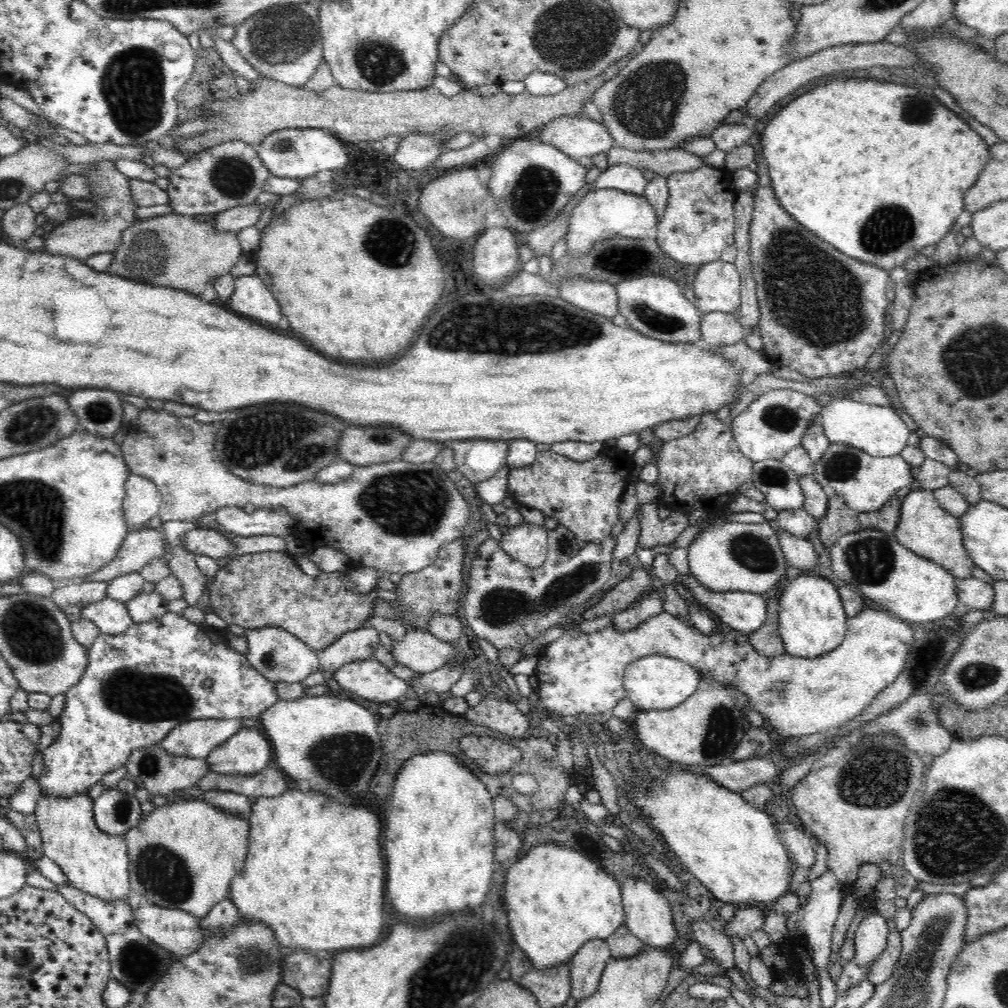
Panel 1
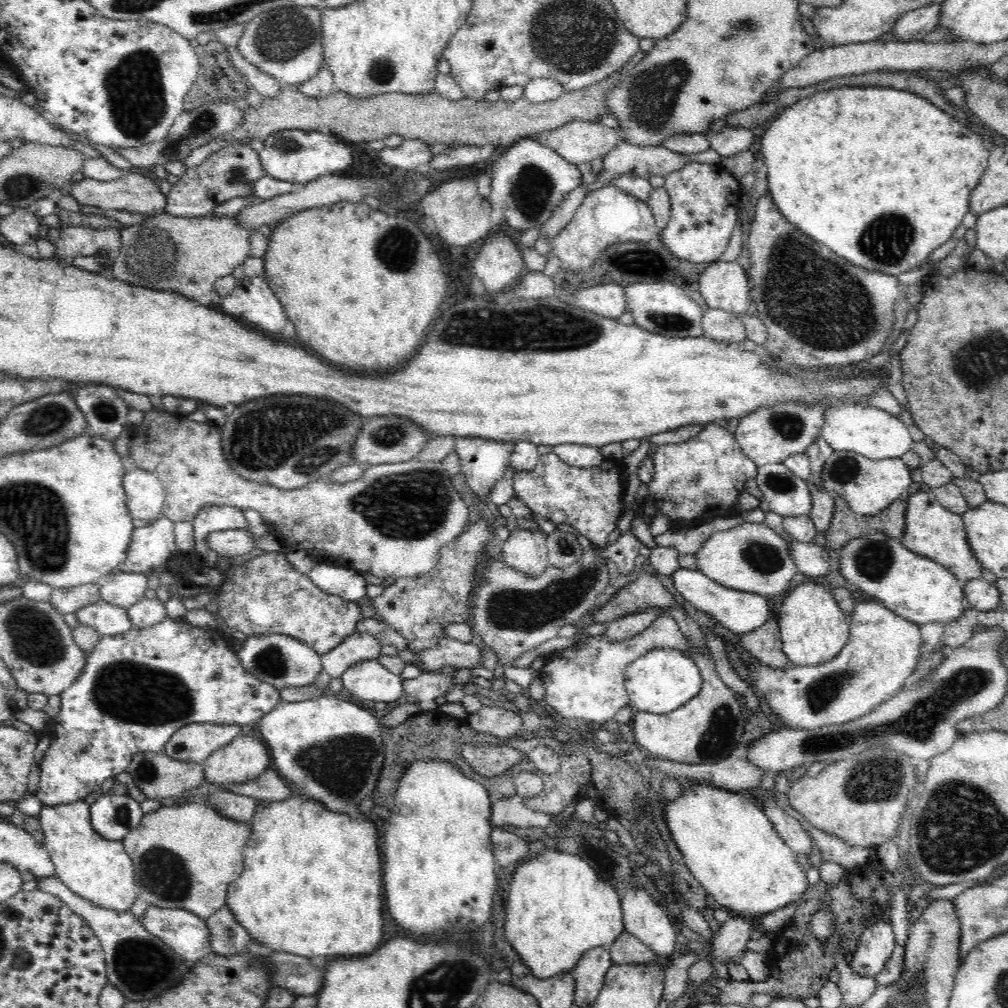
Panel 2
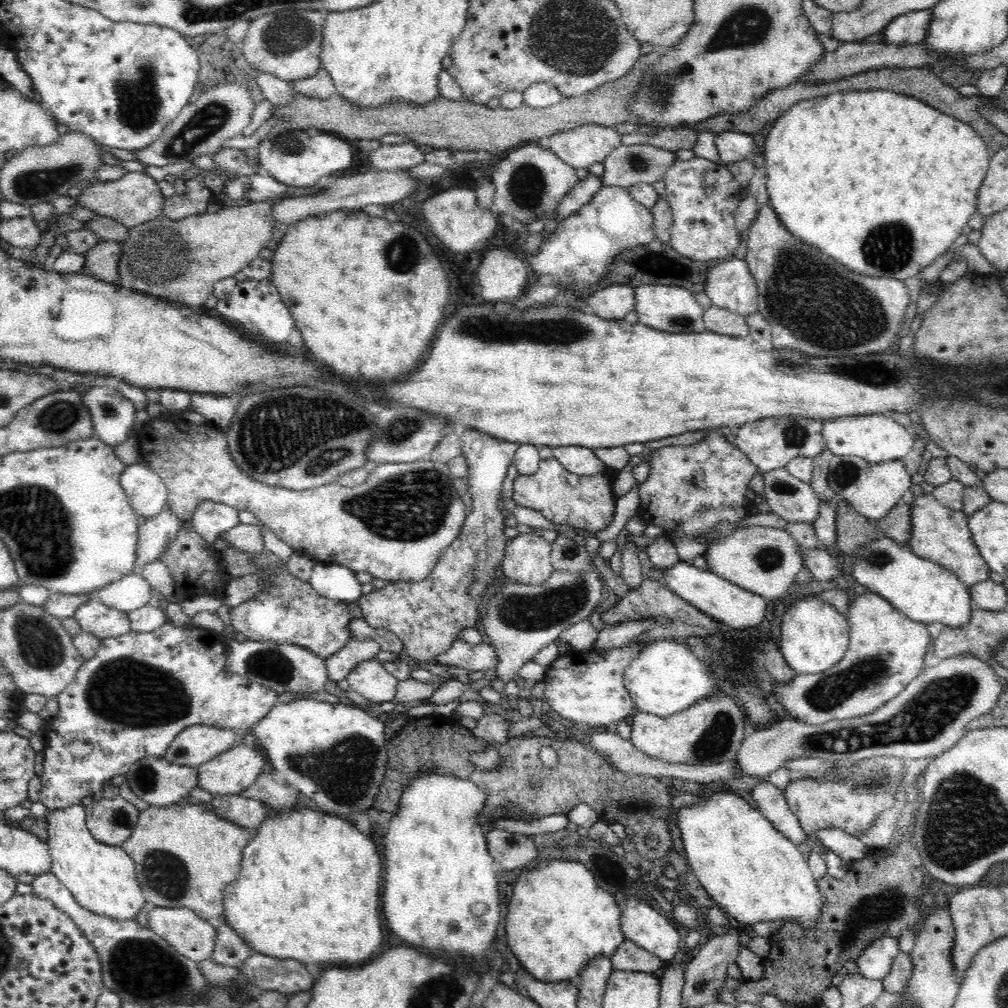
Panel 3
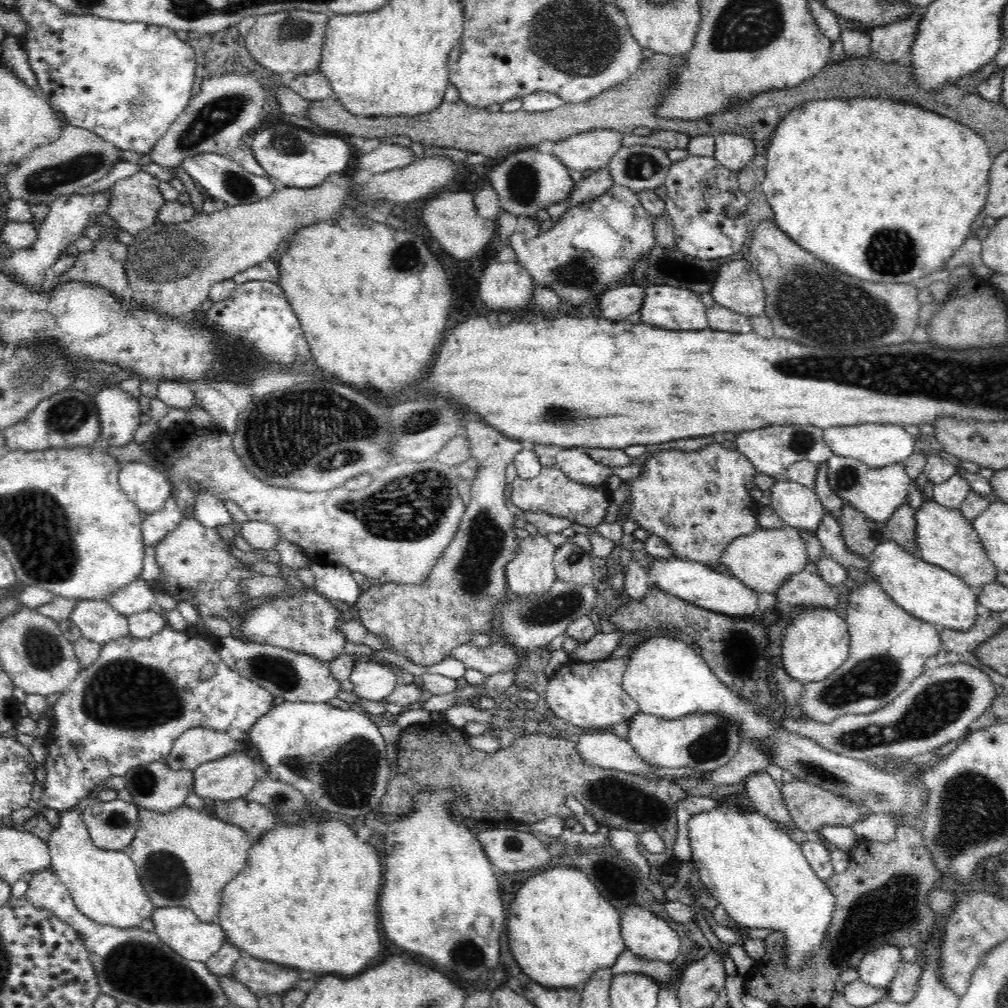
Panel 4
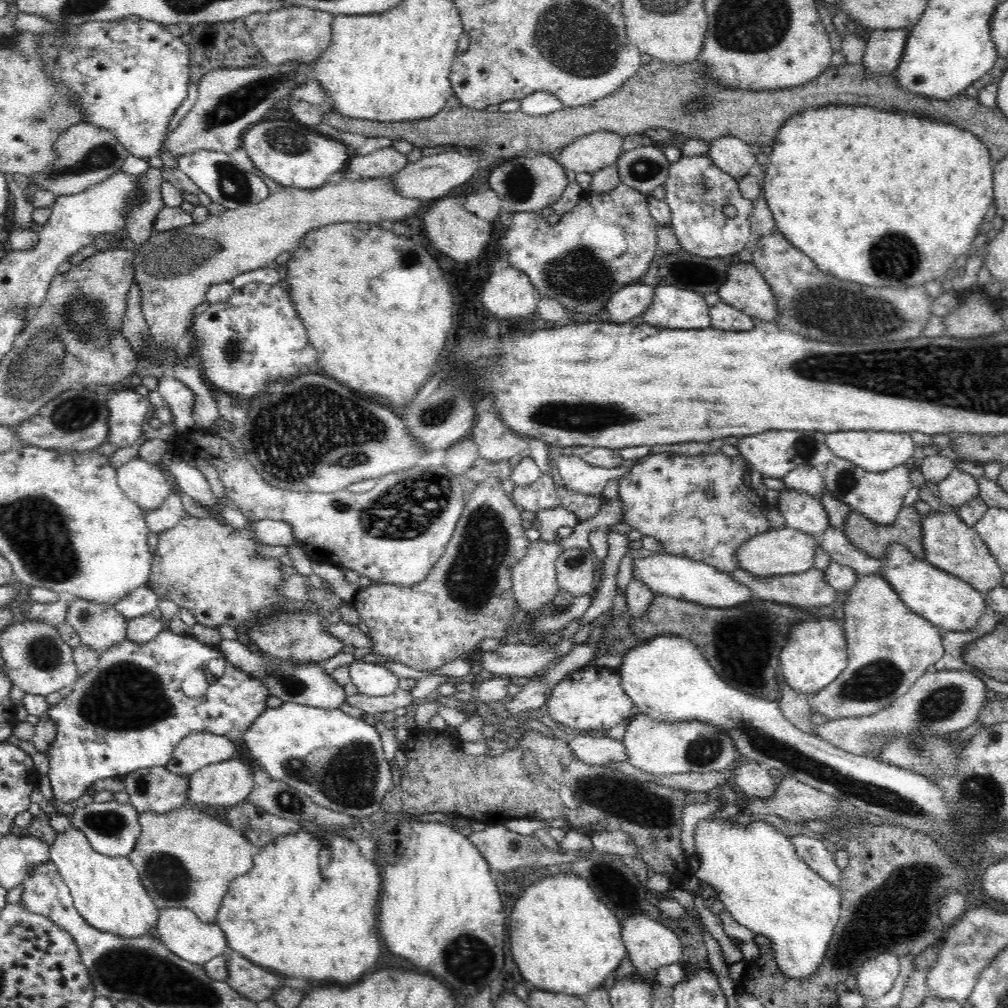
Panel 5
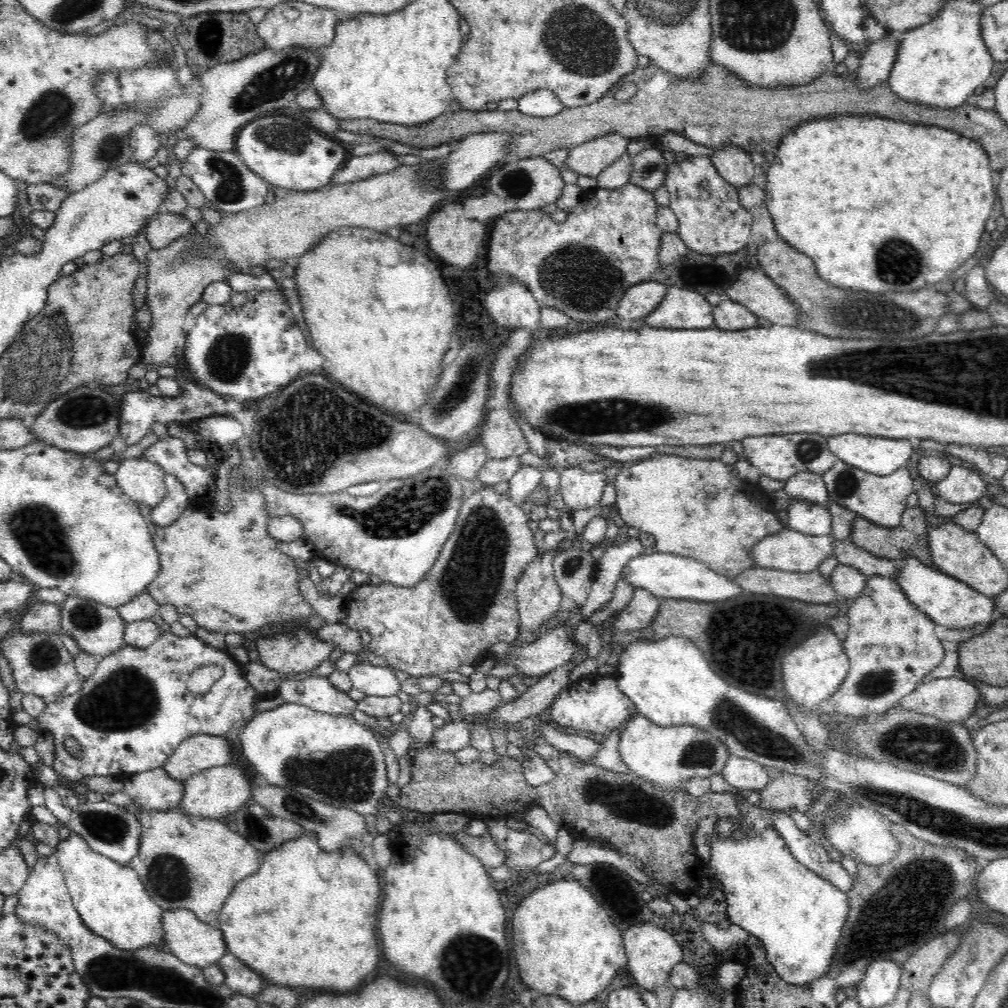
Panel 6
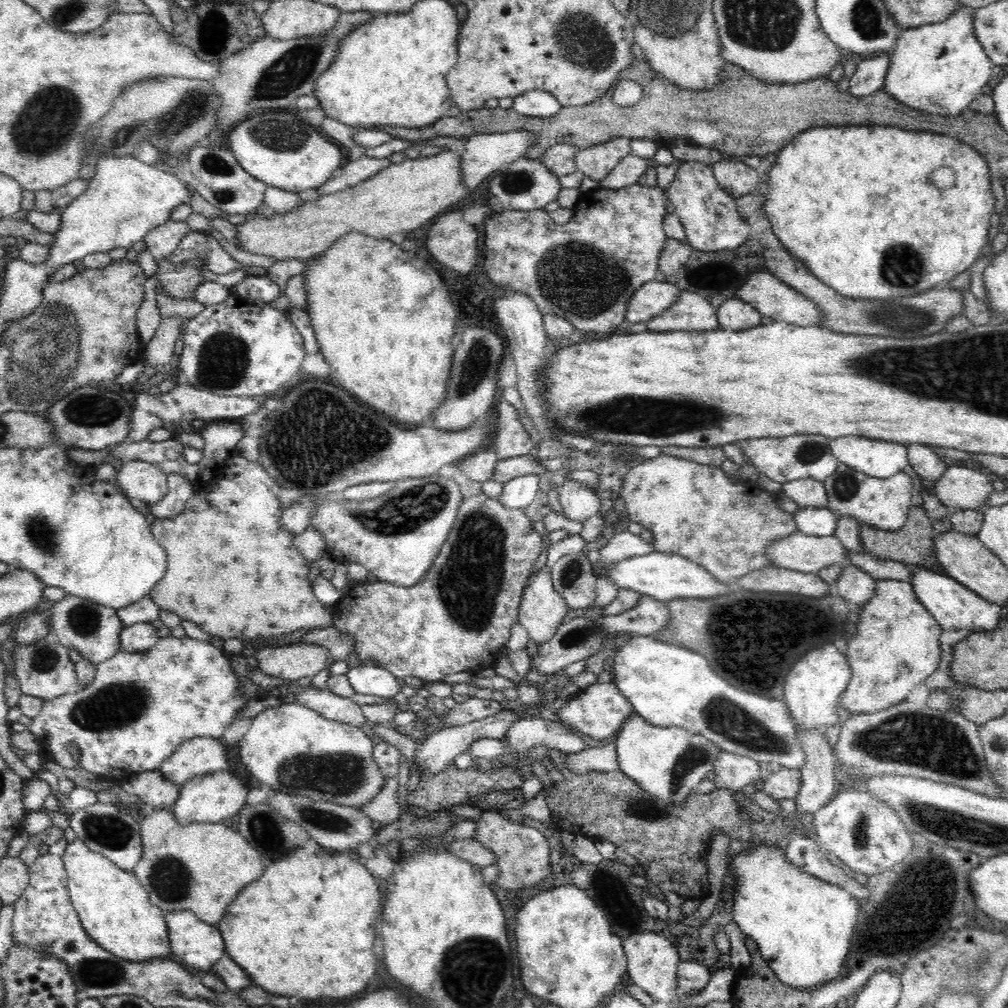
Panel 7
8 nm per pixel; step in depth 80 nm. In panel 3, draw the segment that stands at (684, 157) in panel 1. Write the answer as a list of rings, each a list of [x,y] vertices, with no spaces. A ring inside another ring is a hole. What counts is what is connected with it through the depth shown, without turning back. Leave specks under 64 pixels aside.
[[[621,143],[610,152],[604,160],[604,172],[602,175],[602,186],[636,186],[636,184],[654,184],[663,180],[668,169],[678,162],[673,151],[656,148],[651,144],[632,144],[626,146]]]

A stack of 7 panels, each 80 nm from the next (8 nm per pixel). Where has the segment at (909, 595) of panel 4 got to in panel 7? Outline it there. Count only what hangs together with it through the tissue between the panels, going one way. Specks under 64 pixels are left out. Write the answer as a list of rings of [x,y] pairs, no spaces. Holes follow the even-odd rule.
[[[919,565],[910,566],[910,571],[912,571],[910,583],[912,583],[914,593],[920,599],[920,604],[930,611],[930,614],[944,630],[964,630],[967,633],[998,630],[998,622],[1003,616],[1001,606],[988,602],[985,598],[980,598],[976,593],[946,574],[936,573]]]

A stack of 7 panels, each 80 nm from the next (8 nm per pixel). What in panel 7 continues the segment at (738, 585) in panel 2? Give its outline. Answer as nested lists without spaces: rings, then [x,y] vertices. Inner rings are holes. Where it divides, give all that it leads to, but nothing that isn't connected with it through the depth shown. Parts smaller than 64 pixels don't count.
[[[799,530],[782,540],[774,540],[766,548],[766,557],[772,566],[806,574],[817,574],[832,564],[848,565],[848,549],[835,534],[808,536]]]

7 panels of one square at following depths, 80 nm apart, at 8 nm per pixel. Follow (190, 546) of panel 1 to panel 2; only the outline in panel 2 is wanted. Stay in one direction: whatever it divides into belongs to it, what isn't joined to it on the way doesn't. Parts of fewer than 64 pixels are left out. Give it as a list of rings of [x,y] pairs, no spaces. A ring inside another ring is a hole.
[[[226,529],[212,532],[208,536],[208,547],[214,551],[216,556],[238,556],[246,554],[254,547],[254,535],[250,529]]]

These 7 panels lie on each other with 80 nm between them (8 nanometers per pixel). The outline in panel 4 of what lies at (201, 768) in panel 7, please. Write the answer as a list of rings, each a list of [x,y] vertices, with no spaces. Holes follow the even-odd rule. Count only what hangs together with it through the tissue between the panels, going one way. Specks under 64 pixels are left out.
[[[192,728],[175,740],[166,763],[172,770],[194,770],[206,762],[224,758],[237,750],[238,742],[227,733]]]

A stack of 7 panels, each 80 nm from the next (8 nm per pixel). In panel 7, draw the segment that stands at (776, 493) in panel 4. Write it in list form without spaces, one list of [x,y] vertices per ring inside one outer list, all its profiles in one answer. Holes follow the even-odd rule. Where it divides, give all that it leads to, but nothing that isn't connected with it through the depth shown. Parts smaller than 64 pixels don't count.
[[[809,507],[794,514],[796,527],[808,536],[832,536],[838,526],[838,515],[825,507]]]

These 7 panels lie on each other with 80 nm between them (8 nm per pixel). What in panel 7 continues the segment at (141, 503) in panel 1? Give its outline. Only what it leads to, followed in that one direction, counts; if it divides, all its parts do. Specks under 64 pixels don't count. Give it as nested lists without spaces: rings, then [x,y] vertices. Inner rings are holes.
[[[130,460],[118,470],[116,482],[127,496],[152,504],[165,498],[168,492],[167,475],[152,463]]]

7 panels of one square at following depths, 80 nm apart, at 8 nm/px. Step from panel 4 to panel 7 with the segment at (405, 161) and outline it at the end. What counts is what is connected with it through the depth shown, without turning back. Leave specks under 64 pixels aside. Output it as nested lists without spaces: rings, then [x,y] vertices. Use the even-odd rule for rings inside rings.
[[[362,155],[359,159],[349,160],[344,168],[338,167],[328,182],[316,188],[316,192],[319,196],[326,196],[326,194],[334,194],[334,192],[352,188],[356,184],[373,178],[391,164],[392,162],[387,158],[376,159]]]

